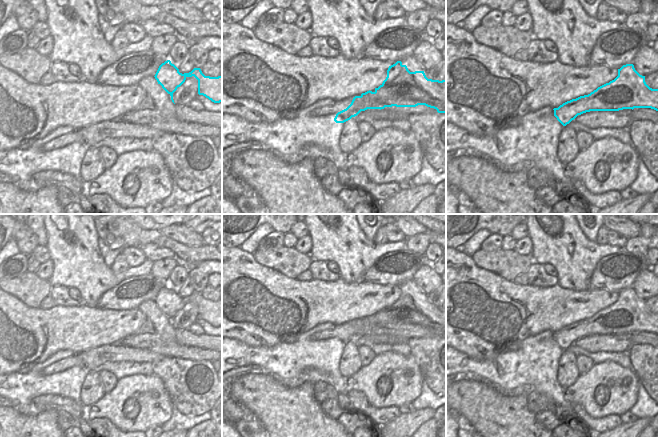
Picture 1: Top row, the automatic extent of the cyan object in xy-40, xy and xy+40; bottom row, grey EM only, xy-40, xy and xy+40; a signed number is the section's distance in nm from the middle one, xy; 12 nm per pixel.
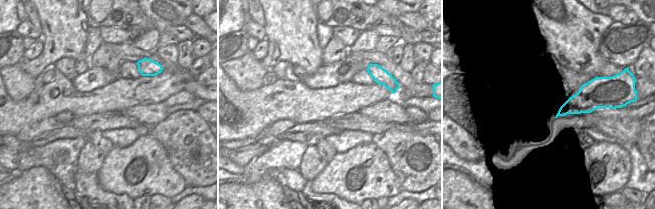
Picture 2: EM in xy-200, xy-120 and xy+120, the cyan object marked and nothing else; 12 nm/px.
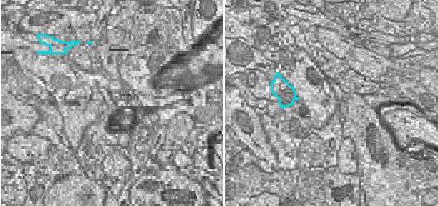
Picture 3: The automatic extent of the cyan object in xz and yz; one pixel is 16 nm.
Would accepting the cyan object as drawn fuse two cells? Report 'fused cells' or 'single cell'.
fused cells

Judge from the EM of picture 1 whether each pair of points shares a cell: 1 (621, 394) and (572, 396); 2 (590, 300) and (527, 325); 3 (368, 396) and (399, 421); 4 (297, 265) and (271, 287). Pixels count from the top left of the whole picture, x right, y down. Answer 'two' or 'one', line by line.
1: one
2: one
3: two
4: two

